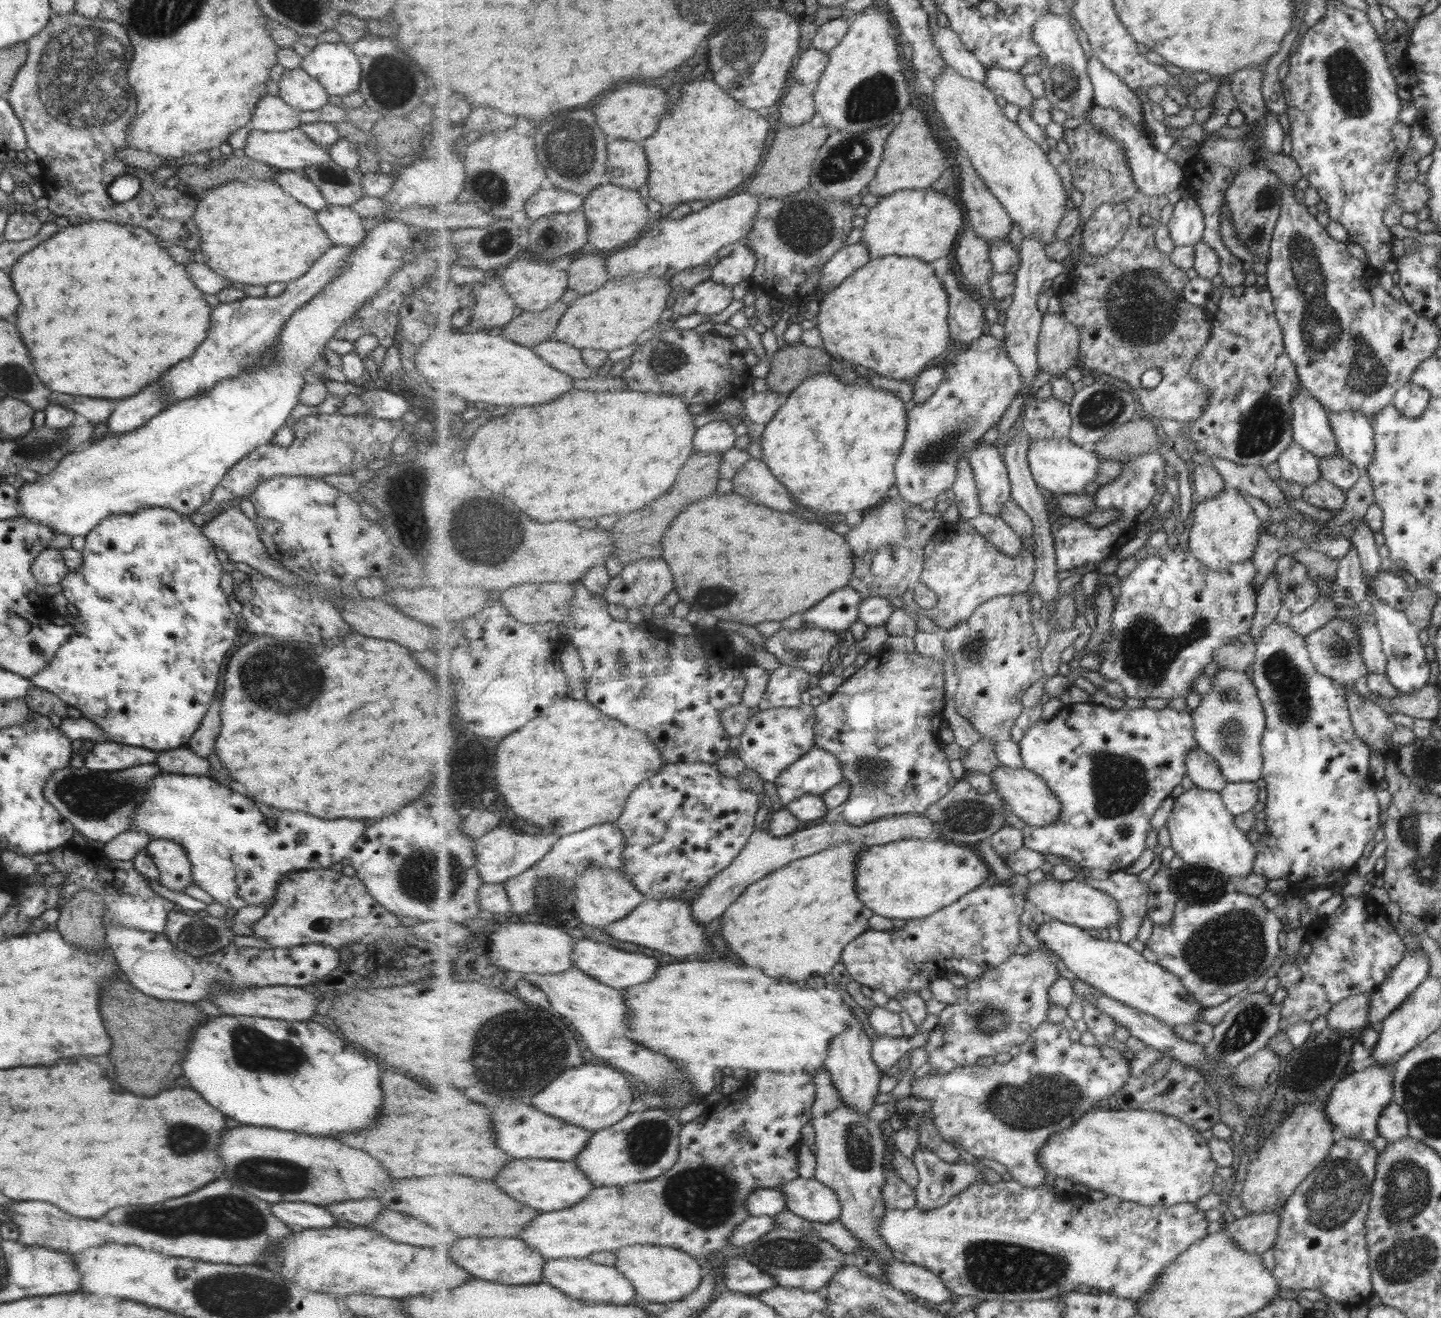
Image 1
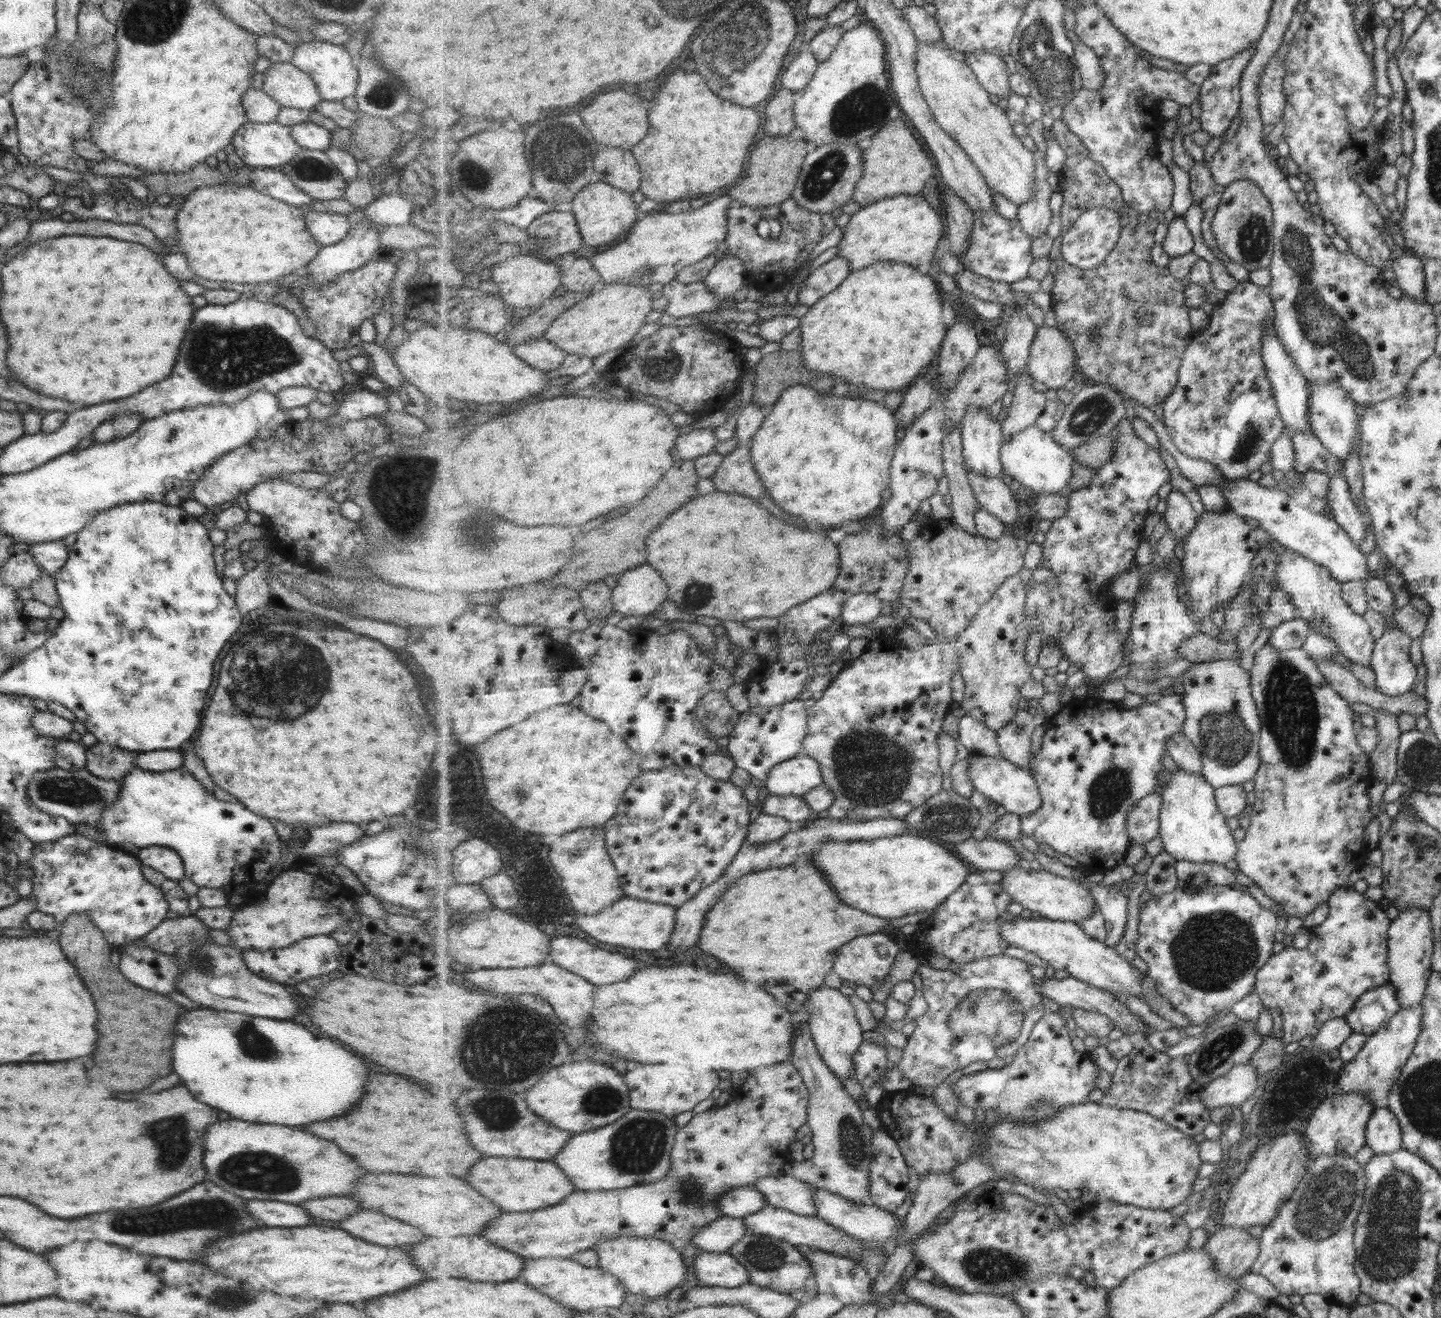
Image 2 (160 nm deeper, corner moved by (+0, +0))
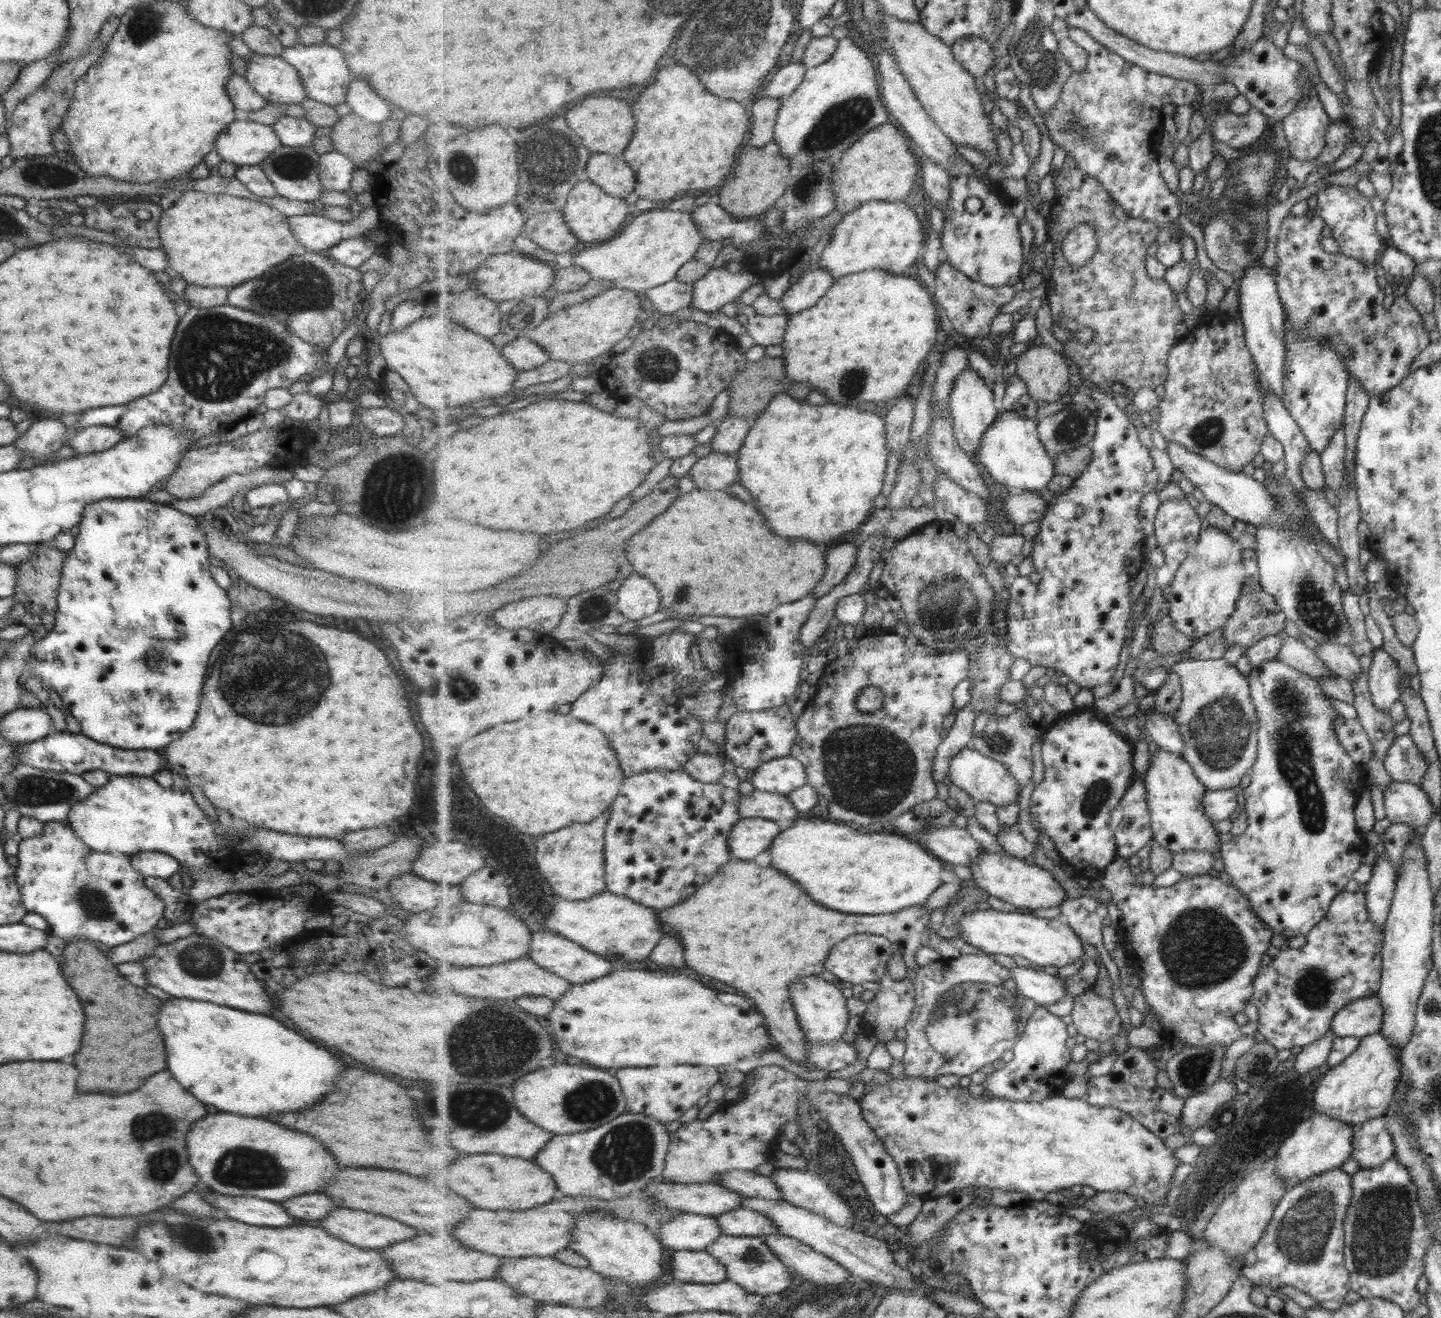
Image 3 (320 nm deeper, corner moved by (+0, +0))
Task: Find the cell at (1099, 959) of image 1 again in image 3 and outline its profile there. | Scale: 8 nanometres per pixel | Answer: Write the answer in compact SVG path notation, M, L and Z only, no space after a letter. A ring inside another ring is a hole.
M976 910L963 915L960 920L960 936L963 941L982 949L986 954L1004 954L1014 958L1024 957L1040 967L1063 968L1083 962L1083 940L1076 930L1061 918L1047 919L1019 912Z

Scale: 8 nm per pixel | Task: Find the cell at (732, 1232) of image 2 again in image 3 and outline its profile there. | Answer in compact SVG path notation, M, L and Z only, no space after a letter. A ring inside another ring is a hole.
M681 1213L658 1226L657 1236L664 1248L676 1250L705 1251L721 1235L716 1217L701 1214Z

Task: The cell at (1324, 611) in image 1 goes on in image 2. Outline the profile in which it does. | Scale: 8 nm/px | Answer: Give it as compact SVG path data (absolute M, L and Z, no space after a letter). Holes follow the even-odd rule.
M1298 617L1285 620L1272 629L1268 639L1269 647L1273 647L1277 652L1300 648L1310 633L1308 622Z

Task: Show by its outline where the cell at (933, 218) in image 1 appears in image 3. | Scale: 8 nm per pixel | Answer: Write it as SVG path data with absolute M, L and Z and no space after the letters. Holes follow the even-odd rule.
M869 201L860 209L844 214L835 225L818 266L826 268L835 279L867 270L910 274L916 264L923 261L925 249L925 228L904 201Z

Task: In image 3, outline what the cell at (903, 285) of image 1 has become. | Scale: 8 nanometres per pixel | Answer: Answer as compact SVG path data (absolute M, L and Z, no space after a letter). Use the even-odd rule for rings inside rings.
M867 270L863 273L849 274L845 277L836 279L835 284L825 293L825 296L811 309L805 309L800 313L792 313L788 319L789 324L784 341L780 344L784 349L784 355L781 357L787 362L787 374L791 381L807 382L811 384L815 390L825 392L829 396L831 402L841 404L841 406L859 406L859 402L875 402L882 405L887 400L893 398L901 398L905 395L907 386L911 384L913 376L917 374L917 370L921 368L921 364L925 362L927 356L933 351L933 346L937 346L942 339L939 321L937 318L937 306L935 306L935 298L932 289L927 288L919 278L912 274L897 275L886 270Z

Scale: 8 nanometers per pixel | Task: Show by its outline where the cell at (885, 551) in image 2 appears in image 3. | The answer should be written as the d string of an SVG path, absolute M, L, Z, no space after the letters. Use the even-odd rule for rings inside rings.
M842 543L836 547L831 547L831 556L827 554L827 567L825 576L813 589L812 595L821 597L829 594L837 585L840 585L845 577L852 572L859 555L859 547L851 543Z

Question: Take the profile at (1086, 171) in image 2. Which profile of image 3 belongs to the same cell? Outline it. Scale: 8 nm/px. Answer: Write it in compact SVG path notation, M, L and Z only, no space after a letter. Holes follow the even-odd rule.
M1073 157L1066 158L1058 175L1054 178L1057 196L1046 218L1051 240L1055 246L1055 268L1051 269L1049 281L1044 285L1043 293L1052 308L1052 317L1059 327L1072 335L1079 328L1091 328L1094 331L1092 343L1082 344L1078 339L1069 338L1064 342L1062 354L1073 360L1081 374L1081 381L1090 382L1092 387L1120 384L1133 392L1141 388L1164 386L1169 380L1169 354L1172 346L1180 344L1178 324L1183 323L1183 312L1177 304L1177 295L1165 279L1151 278L1147 275L1145 258L1149 246L1159 236L1160 228L1153 220L1143 220L1129 216L1125 209L1106 191L1102 184L1090 174L1081 170ZM1082 222L1088 222L1096 228L1098 251L1085 265L1071 264L1064 255L1064 239Z

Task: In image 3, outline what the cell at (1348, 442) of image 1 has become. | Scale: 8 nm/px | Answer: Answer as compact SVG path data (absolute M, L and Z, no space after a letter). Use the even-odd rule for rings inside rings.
M1289 322L1285 323L1285 396L1280 402L1297 427L1301 429L1307 445L1319 453L1333 438L1333 434L1342 427L1347 373L1343 370L1337 354L1327 343L1304 339L1289 328Z

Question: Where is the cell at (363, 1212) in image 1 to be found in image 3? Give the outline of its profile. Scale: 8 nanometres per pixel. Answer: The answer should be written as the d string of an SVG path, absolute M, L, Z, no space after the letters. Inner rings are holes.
M301 1194L301 1196L289 1198L287 1202L283 1200L280 1205L285 1208L289 1216L299 1220L319 1220L329 1210L335 1208L333 1204L329 1204L329 1200L323 1194Z

